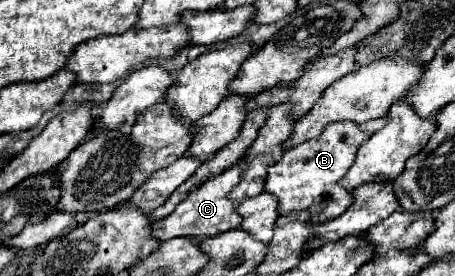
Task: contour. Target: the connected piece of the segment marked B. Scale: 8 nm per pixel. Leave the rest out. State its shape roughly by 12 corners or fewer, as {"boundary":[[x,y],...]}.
{"boundary":[[332,122],[286,150],[264,190],[280,214],[342,214],[352,190],[340,180],[372,134]]}

